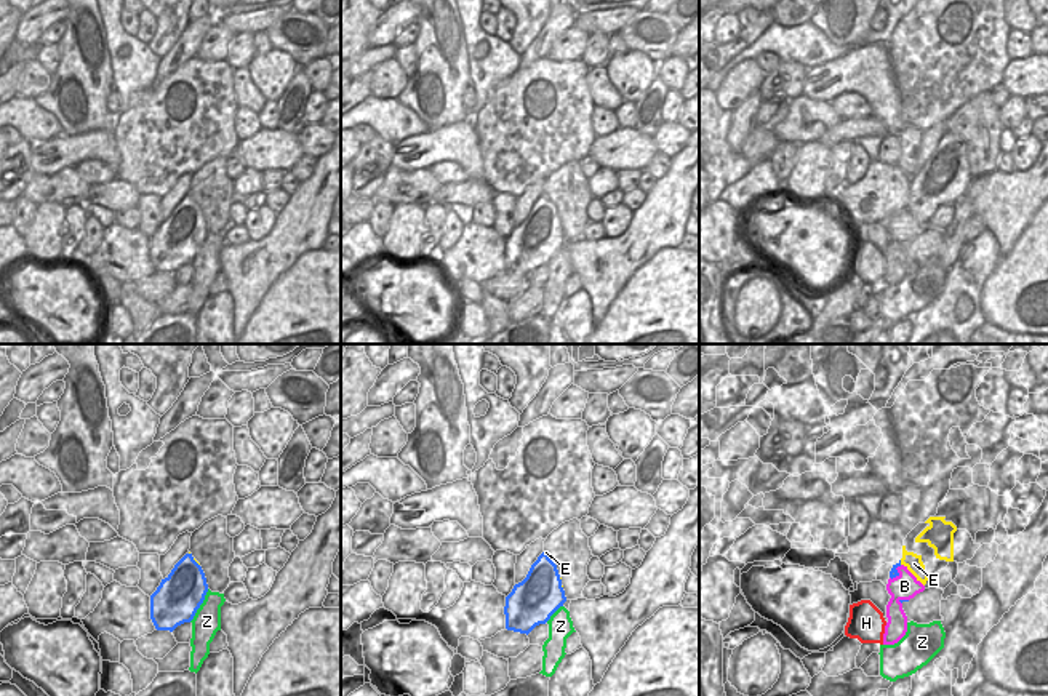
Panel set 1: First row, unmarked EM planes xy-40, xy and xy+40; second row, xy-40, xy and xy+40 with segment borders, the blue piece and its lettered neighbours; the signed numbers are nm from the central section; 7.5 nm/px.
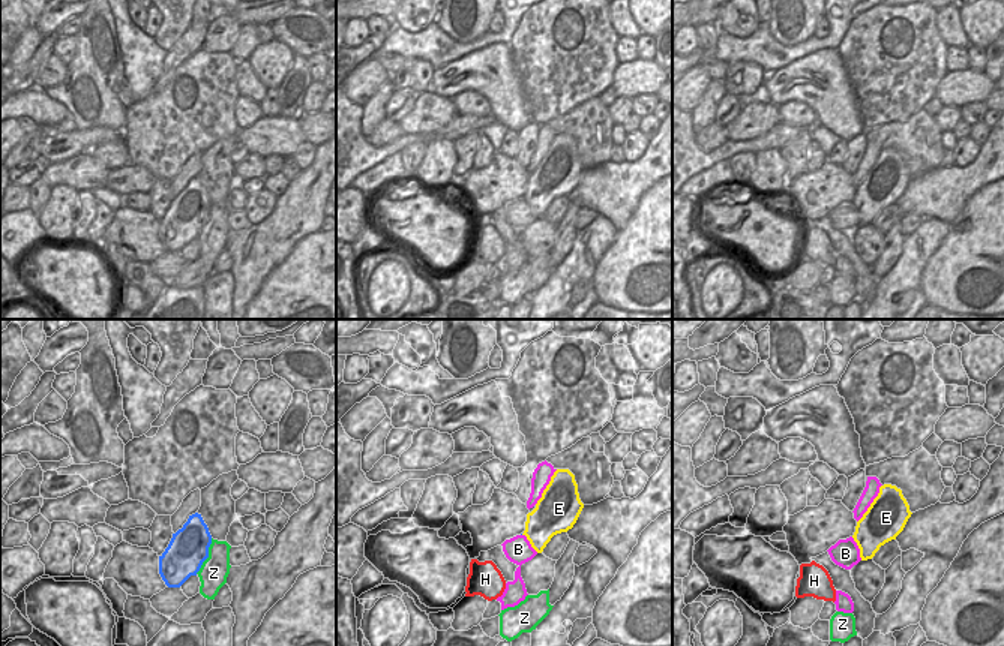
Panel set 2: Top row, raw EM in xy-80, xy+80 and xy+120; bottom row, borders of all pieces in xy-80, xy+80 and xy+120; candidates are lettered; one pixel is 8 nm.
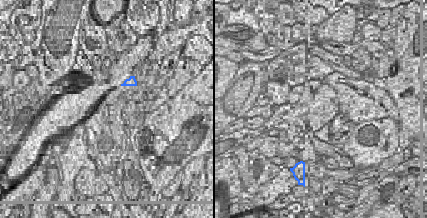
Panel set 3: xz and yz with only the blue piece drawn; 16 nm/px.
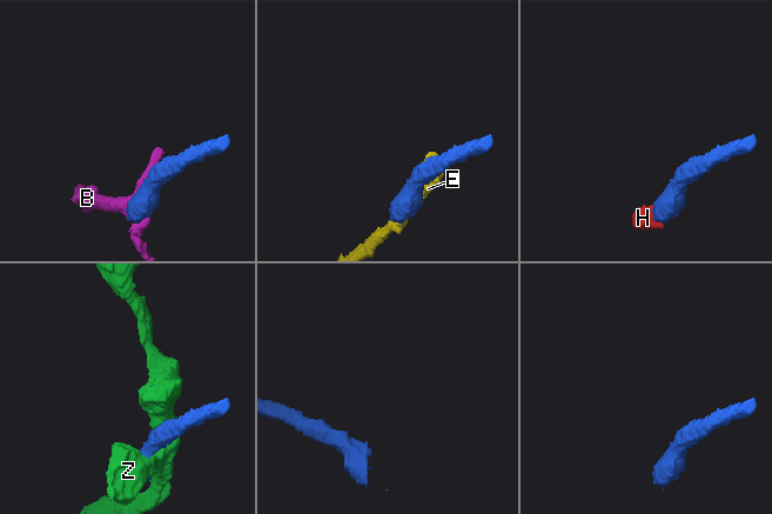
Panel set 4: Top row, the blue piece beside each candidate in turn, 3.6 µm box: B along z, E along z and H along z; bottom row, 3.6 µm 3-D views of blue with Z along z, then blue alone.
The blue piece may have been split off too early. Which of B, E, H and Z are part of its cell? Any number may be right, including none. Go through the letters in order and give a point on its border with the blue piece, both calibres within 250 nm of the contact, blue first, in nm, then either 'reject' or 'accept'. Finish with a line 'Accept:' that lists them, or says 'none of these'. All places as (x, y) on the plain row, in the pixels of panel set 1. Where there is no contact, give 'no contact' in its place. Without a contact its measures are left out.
B: meets blue in xy+40 at (896, 213); 70 nm thick on the blue side, 190 nm on the other; reject
E: meets blue in xy at (548, 199); 300 nm thick on the blue side, 20 nm on the other; accept
H: no contact; reject
Z: meets blue in xy-40 at (200, 245); 340 nm thick on the blue side, 220 nm on the other; reject
Accept: E

